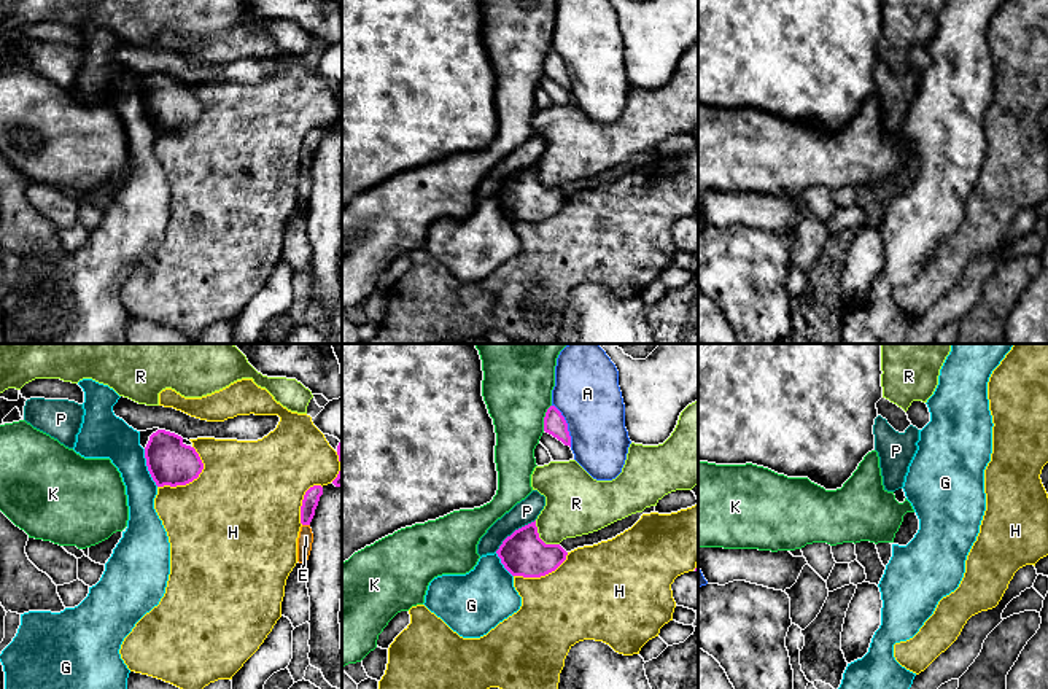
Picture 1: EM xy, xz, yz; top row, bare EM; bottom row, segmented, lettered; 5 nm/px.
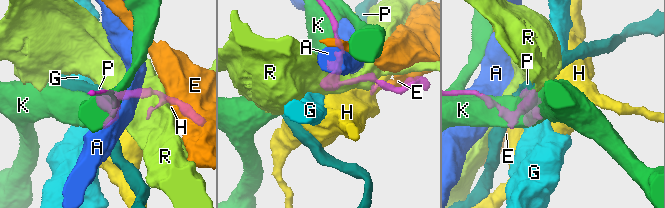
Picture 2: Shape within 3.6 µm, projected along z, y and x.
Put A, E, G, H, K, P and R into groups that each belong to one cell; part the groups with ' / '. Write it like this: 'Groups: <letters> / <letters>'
Groups: A / E / G / H / K / P / R

